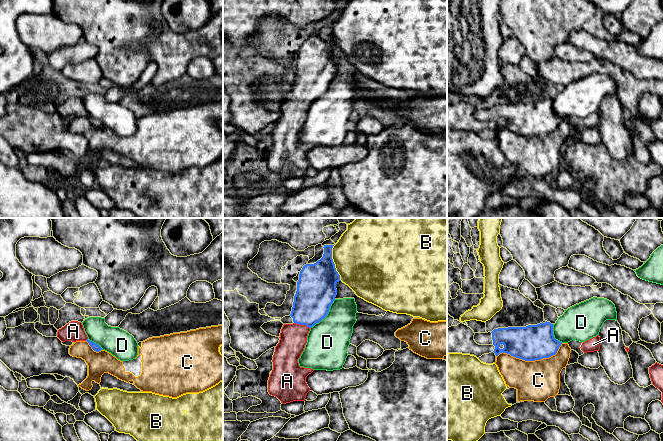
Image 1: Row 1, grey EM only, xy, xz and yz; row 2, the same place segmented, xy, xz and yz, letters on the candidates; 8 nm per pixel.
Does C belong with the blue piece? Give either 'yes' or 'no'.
no

